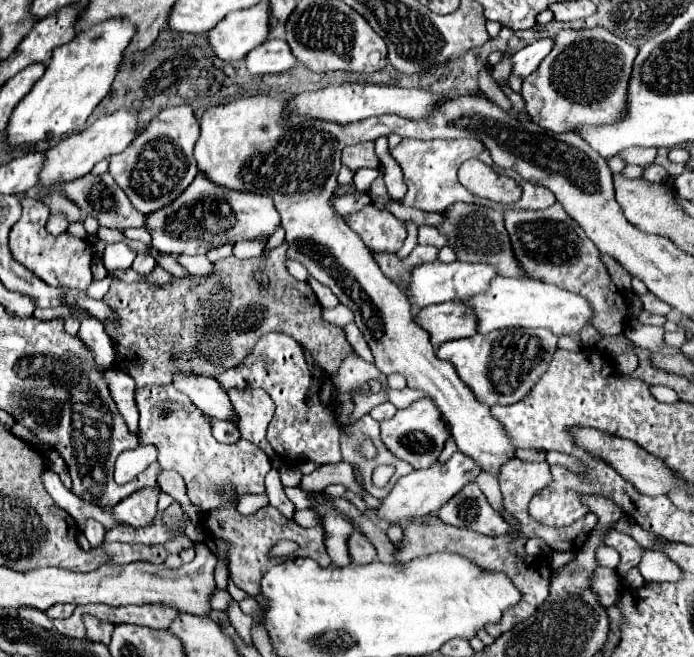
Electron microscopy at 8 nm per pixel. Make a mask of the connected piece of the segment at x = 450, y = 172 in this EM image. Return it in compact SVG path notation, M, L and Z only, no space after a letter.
M404 138L396 148L390 148L392 158L400 164L402 172L404 172L404 180L408 186L406 196L400 200L400 204L406 206L414 206L420 208L424 212L446 212L448 206L456 204L456 202L468 202L468 204L478 204L478 206L488 206L492 210L502 210L504 206L500 204L492 204L488 200L480 200L478 196L472 196L460 182L458 182L458 168L462 162L466 162L468 158L478 158L484 164L496 168L496 172L500 172L502 168L496 166L488 154L488 150L472 138L460 138L460 140L408 140Z

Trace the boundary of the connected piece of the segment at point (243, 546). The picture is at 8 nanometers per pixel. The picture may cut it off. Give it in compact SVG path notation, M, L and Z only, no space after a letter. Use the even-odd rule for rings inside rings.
M225 486L222 490L226 499L230 500L226 505L226 508L214 508L210 512L206 512L206 518L204 518L204 530L214 536L214 538L220 538L220 540L228 540L230 542L230 562L228 562L228 570L230 570L230 576L234 578L236 586L240 590L244 590L246 594L250 596L256 596L260 594L260 580L264 576L264 572L272 566L281 563L283 560L270 560L268 558L268 552L270 548L278 542L278 540L294 540L300 544L300 550L298 550L298 556L304 556L304 558L312 558L316 560L322 568L330 566L330 556L326 552L326 546L324 546L324 528L320 526L314 526L314 528L302 528L298 526L294 520L288 520L284 514L280 514L276 508L272 506L266 506L262 510L258 510L256 514L252 516L242 516L236 512L237 503L234 503L233 498L236 494L232 486Z

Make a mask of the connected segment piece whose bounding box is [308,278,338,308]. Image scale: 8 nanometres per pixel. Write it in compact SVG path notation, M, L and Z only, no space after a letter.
M310 278L310 280L308 280L308 284L316 294L318 302L322 308L336 307L338 300L336 300L334 293L330 292L330 288L324 286L324 284L320 284L320 282L318 282L318 280L314 280L314 278Z

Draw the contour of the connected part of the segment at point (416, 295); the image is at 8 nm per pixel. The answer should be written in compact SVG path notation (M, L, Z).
M434 260L428 264L414 266L410 270L408 284L406 284L406 296L408 296L410 304L416 308L426 308L432 304L448 302L448 300L462 300L464 296L484 292L484 288L488 288L488 280L492 280L492 276L496 276L496 270L488 268L488 264L468 264L468 262L458 262L458 260L452 264L444 264L440 260Z

